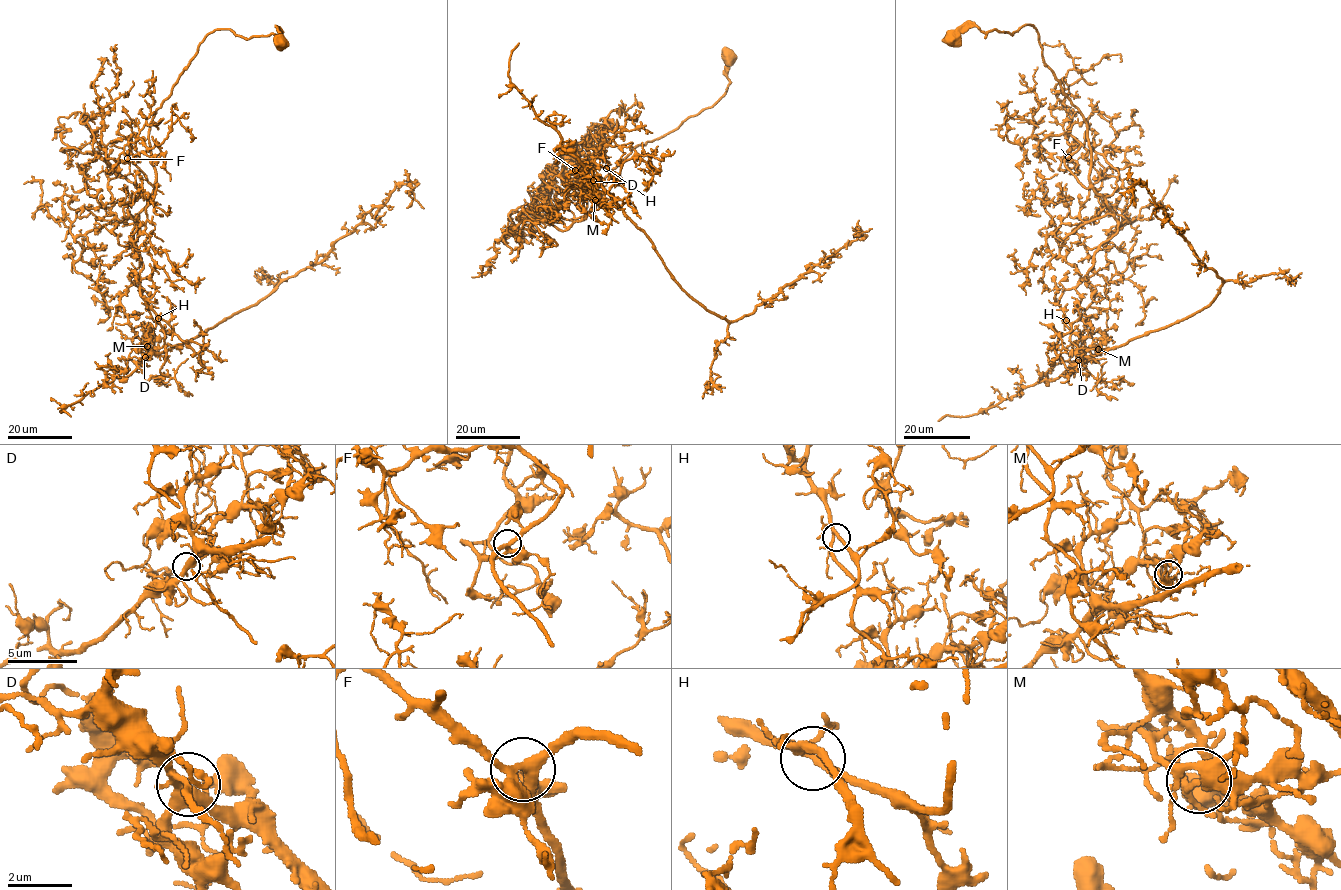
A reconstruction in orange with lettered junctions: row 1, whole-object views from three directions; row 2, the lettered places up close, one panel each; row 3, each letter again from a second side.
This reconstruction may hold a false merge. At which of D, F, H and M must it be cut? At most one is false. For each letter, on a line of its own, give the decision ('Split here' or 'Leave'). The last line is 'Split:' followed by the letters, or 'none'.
D: Leave
F: Leave
H: Leave
M: Split here
Split: M

